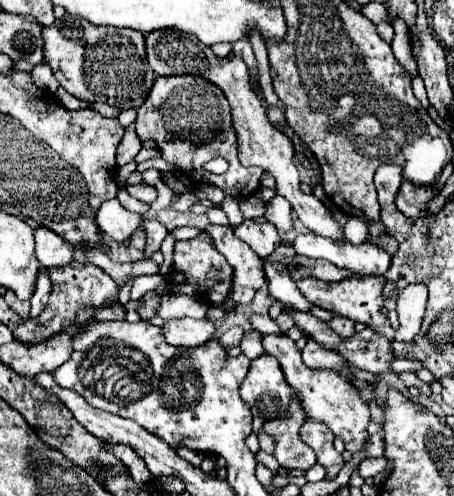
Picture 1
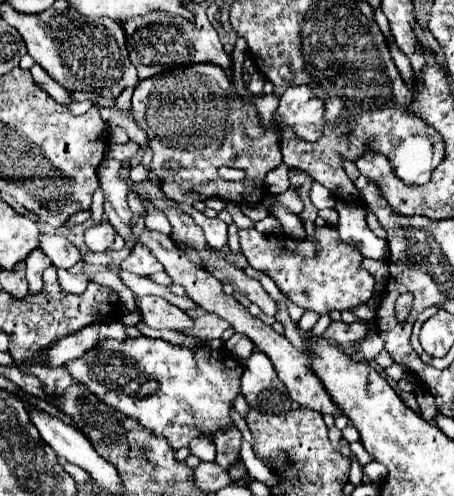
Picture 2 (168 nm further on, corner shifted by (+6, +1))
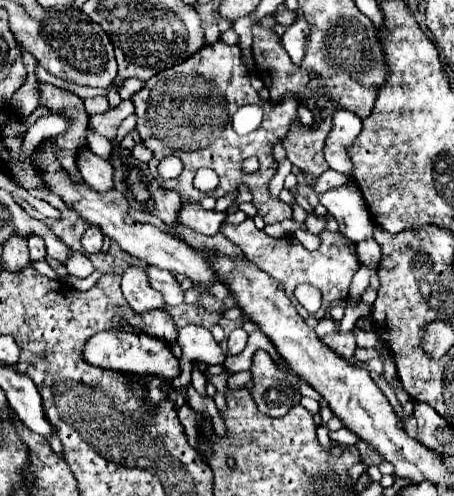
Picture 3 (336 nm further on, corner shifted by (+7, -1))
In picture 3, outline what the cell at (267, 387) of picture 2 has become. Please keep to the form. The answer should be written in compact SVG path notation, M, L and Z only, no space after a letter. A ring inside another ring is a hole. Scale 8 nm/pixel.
M258 350L252 362L252 398L262 414L284 416L292 406L300 404L300 376L278 366L268 352Z

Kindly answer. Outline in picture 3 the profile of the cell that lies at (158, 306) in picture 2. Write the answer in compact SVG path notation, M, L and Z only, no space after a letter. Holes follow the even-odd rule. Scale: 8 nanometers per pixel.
M130 266L122 274L122 294L134 312L148 312L154 308L164 308L162 294L154 290L142 266Z

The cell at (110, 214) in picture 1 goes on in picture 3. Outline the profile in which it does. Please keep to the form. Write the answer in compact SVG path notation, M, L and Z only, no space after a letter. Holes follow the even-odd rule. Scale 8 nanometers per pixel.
M90 226L82 234L82 248L86 254L98 254L102 250L102 232L96 226Z

